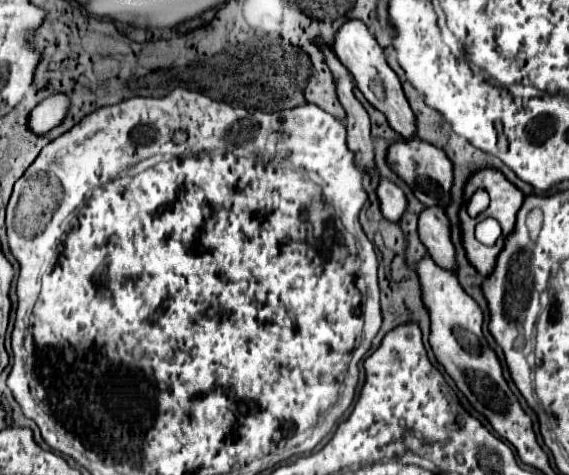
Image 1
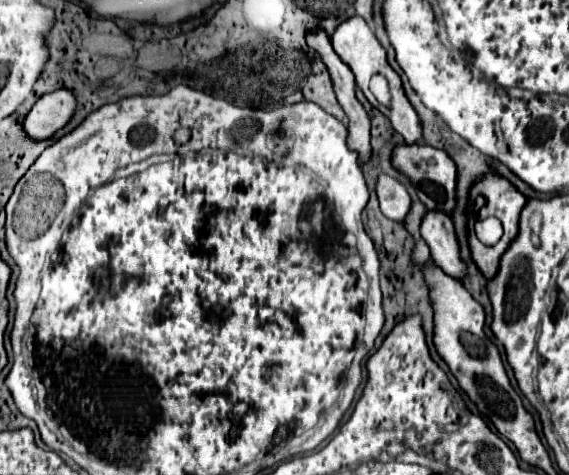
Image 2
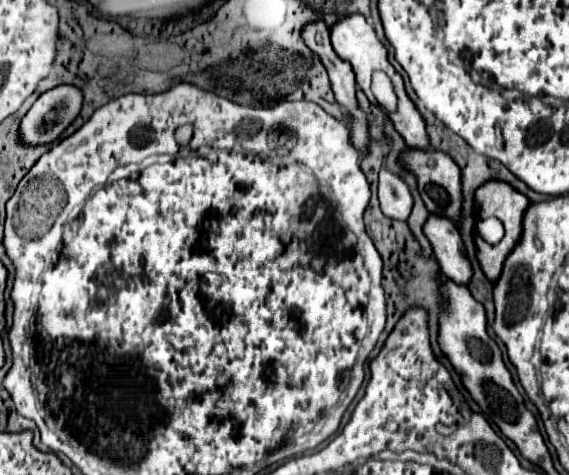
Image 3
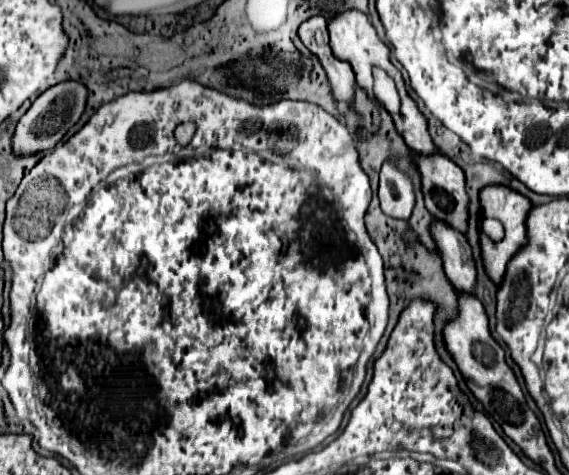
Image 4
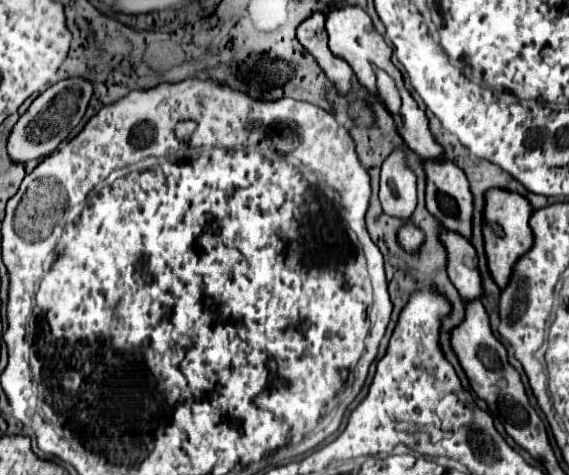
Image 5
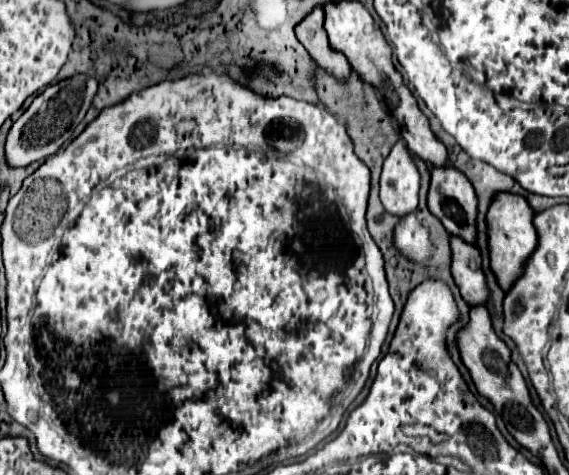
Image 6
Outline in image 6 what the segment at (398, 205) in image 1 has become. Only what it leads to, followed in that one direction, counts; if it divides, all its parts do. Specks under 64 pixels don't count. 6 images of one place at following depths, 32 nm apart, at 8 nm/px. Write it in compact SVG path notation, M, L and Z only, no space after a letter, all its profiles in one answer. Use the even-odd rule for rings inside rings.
M400 140L384 160L380 176L380 202L386 212L402 218L418 206L420 174L410 160L404 140Z

